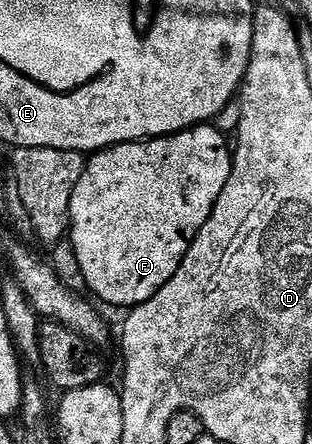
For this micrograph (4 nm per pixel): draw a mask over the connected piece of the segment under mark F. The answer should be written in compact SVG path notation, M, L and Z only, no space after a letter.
M206 123L175 132L172 136L116 144L87 157L82 178L78 178L78 186L74 186L68 222L74 254L78 254L78 266L82 266L82 274L88 283L87 291L93 292L91 295L101 305L113 304L116 308L131 310L154 298L154 294L174 278L198 230L206 226L214 202L218 202L218 194L222 194L230 178L232 153L229 137Z

